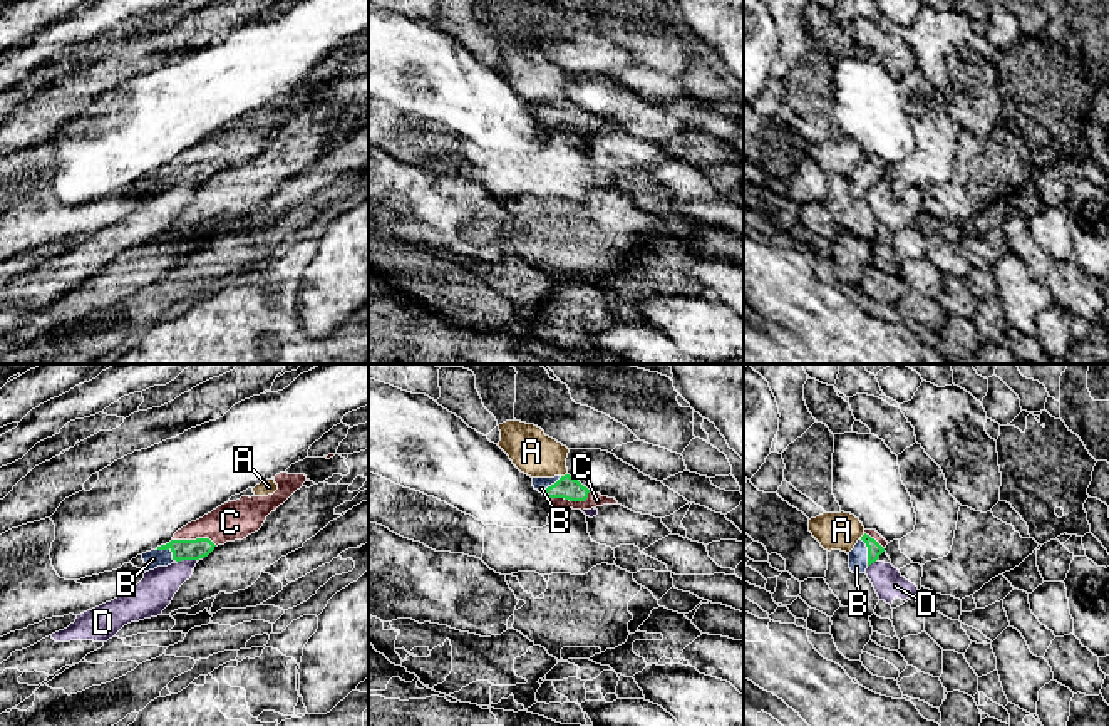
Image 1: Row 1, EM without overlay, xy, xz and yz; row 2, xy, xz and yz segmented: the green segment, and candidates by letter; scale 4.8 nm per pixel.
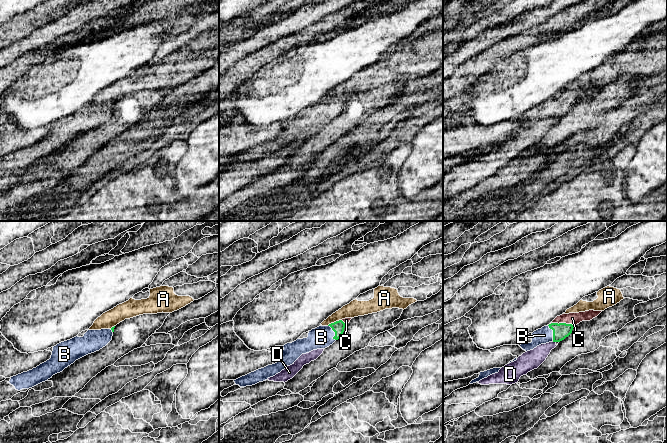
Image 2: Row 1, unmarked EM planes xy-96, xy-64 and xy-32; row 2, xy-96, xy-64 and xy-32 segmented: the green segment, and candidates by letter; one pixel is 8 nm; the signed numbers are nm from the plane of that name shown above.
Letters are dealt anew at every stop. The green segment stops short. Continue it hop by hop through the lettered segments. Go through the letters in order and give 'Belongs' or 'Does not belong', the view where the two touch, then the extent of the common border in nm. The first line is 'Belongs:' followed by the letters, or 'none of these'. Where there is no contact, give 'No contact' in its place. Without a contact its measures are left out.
Belongs: B, C
A: Does not belong. Touches green in xz. Shared border 40 nm
B: Belongs. Touches green in yz. Shared border 140 nm
C: Belongs. Touches green in xz. Shared border 220 nm
D: Does not belong. Touches green in xy. Shared border 100 nm

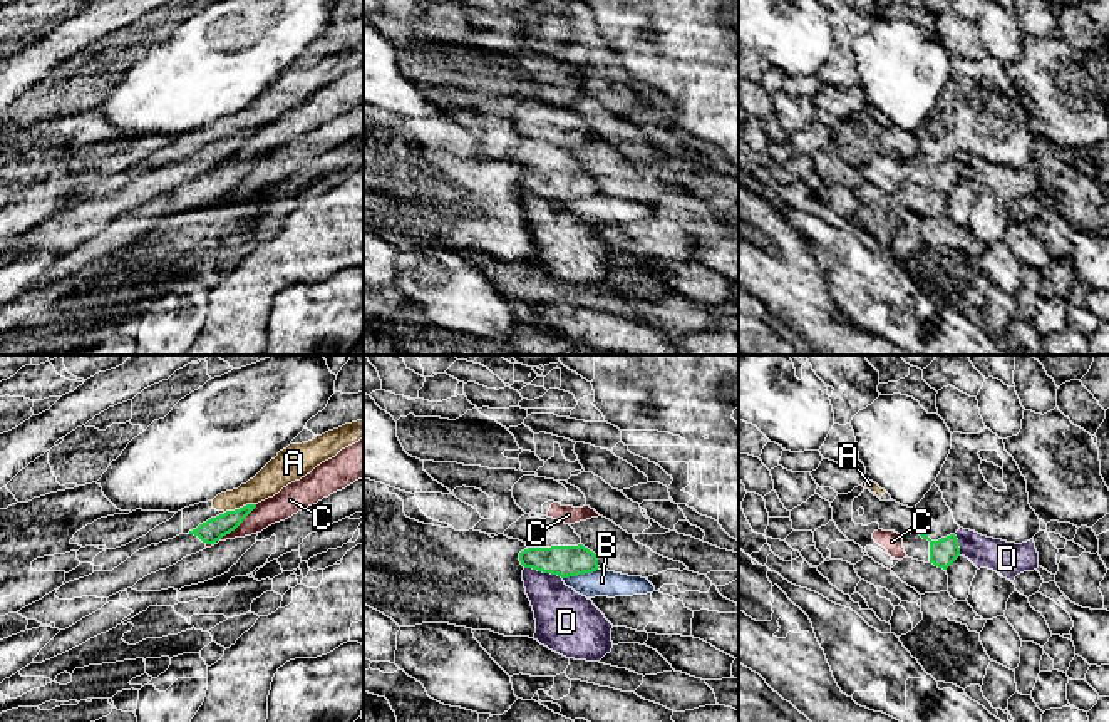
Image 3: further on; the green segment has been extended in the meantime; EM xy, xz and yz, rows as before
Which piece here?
Belongs: none of these
A: Does not belong. Touches green in xy. Shared border 160 nm
B: Does not belong. Touches green in xz. Shared border 190 nm
C: Does not belong. Touches green in xy. Shared border 320 nm
D: Does not belong. Touches green in xz. Shared border 190 nm

